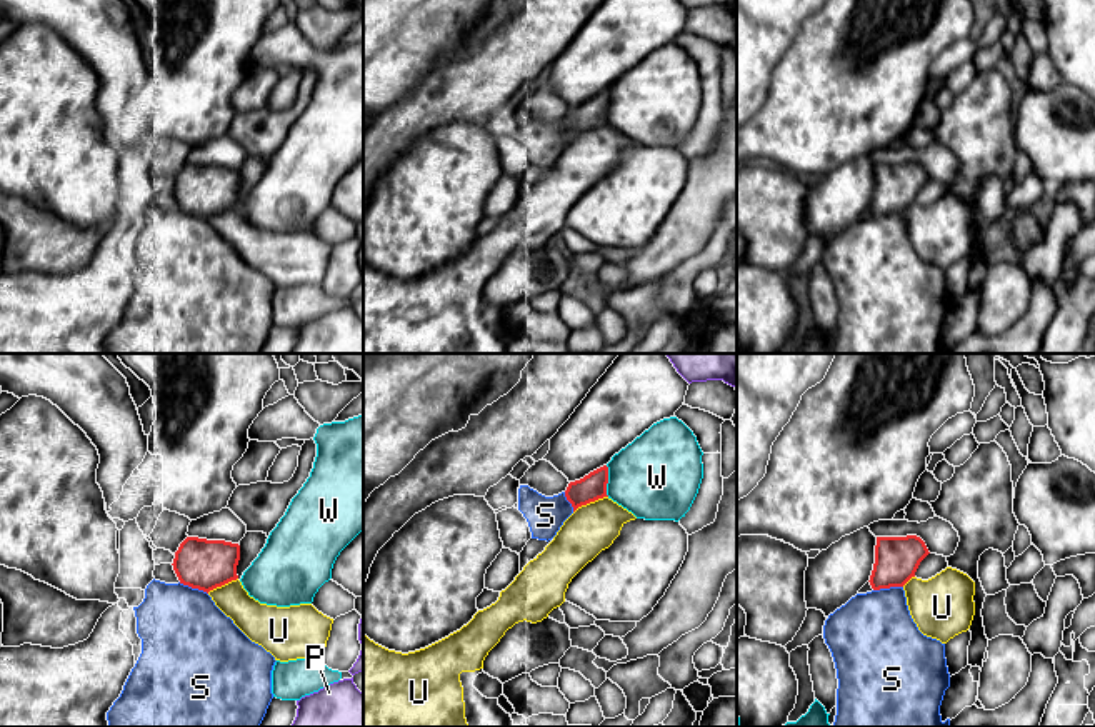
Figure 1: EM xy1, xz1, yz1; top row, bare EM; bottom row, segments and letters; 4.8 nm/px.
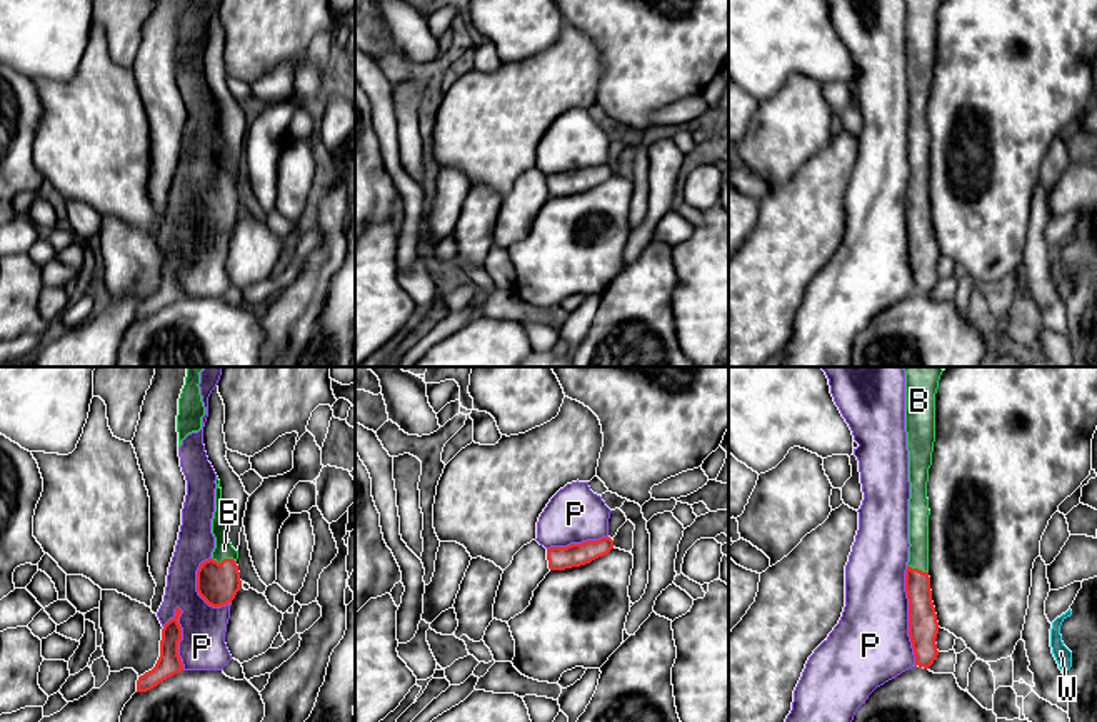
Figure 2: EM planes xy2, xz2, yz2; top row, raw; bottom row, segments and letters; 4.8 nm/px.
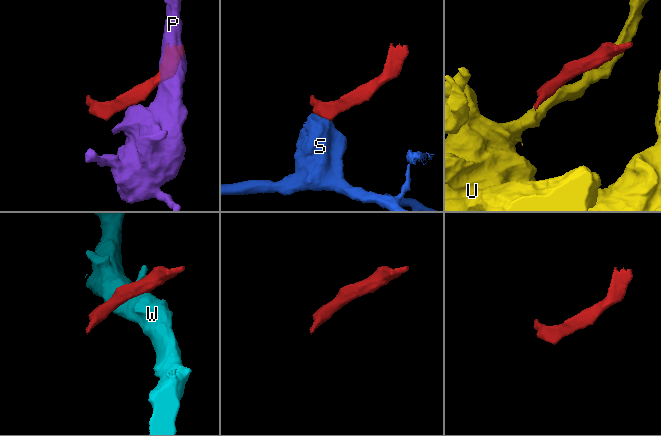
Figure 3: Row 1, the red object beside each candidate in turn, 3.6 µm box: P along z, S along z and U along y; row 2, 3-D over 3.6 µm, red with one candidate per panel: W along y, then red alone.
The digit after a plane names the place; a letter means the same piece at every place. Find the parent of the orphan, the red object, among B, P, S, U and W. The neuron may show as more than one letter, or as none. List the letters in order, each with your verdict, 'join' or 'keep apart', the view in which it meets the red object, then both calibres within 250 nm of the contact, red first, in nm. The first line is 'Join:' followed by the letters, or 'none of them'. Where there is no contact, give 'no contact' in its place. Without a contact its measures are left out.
Join: B
B: join | xy2 | 200/90 nm
P: keep apart | yz2 | 140/380 nm
S: keep apart | yz1 | 220/420 nm
U: keep apart | xz1 | 130/240 nm
W: keep apart | xz1 | 130/420 nm

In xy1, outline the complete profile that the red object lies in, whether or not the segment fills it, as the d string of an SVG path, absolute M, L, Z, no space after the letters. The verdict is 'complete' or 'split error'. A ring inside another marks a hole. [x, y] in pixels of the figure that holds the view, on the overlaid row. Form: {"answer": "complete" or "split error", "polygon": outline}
{"answer": "complete", "polygon": "M187 537L175 552L172 565L180 584L208 594L238 579L238 560L238 544Z"}

